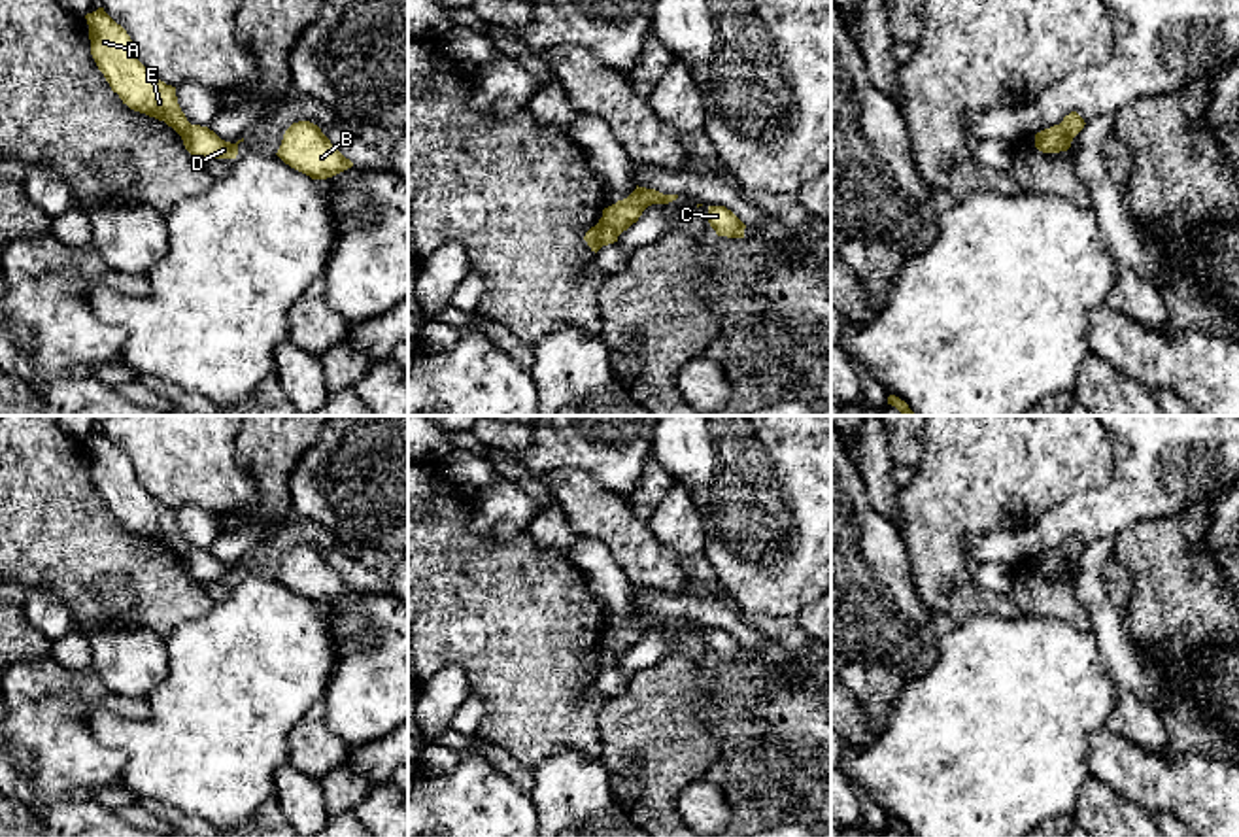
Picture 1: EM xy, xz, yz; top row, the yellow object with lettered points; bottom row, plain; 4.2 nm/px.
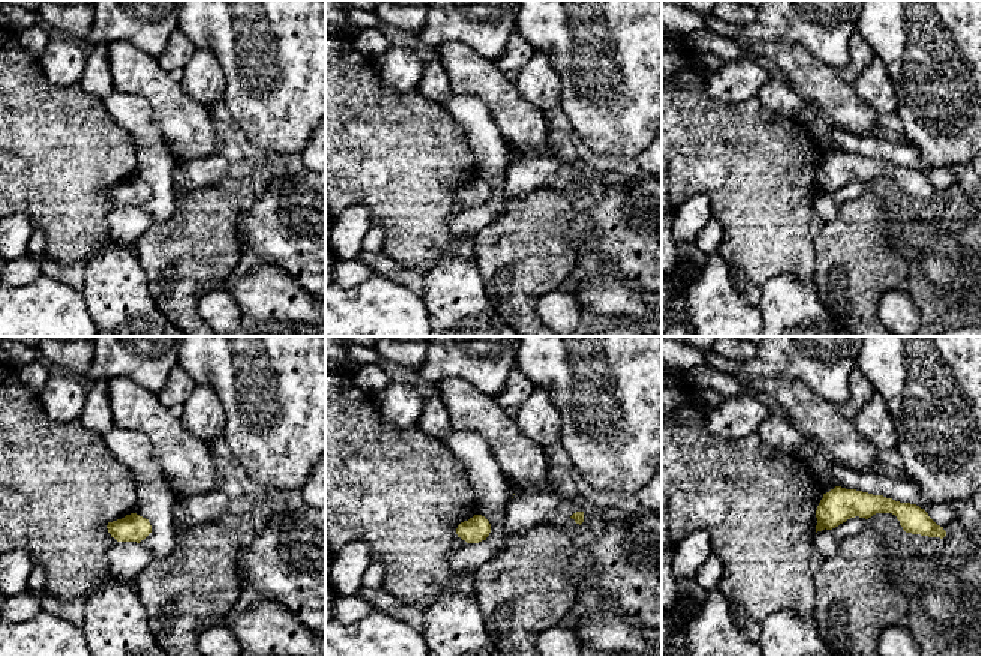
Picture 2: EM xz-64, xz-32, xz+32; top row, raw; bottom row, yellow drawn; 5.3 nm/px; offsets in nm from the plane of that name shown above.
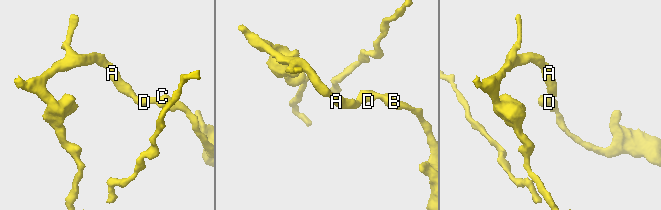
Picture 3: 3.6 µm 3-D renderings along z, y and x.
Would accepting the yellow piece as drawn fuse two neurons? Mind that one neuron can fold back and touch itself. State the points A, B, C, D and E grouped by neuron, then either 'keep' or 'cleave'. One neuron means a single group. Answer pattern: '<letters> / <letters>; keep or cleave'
A E / B C D; cleave

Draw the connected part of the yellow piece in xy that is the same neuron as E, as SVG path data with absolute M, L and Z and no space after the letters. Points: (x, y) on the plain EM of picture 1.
M104 431L85 438L89 448L91 478L123 527L130 533L164 544L178 557L191 546L181 535L176 510L157 503L136 480L127 453Z

